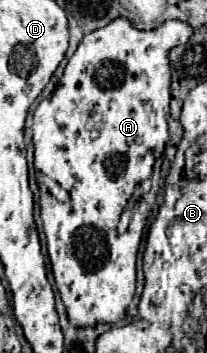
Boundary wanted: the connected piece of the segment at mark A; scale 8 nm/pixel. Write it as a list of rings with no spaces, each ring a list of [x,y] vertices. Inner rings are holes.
[[[119,17],[107,27],[83,37],[51,97],[43,99],[33,113],[35,169],[57,181],[69,193],[65,203],[57,203],[44,185],[39,188],[41,221],[51,271],[73,327],[119,323],[125,319],[127,307],[135,297],[137,251],[145,221],[155,203],[155,193],[159,191],[163,151],[169,143],[167,115],[171,101],[171,69],[167,53],[175,45],[187,43],[191,35],[191,25],[183,21],[165,21],[153,31],[139,31],[127,19]],[[143,181],[151,181],[151,191],[141,195],[137,205],[131,207],[131,197]]]

